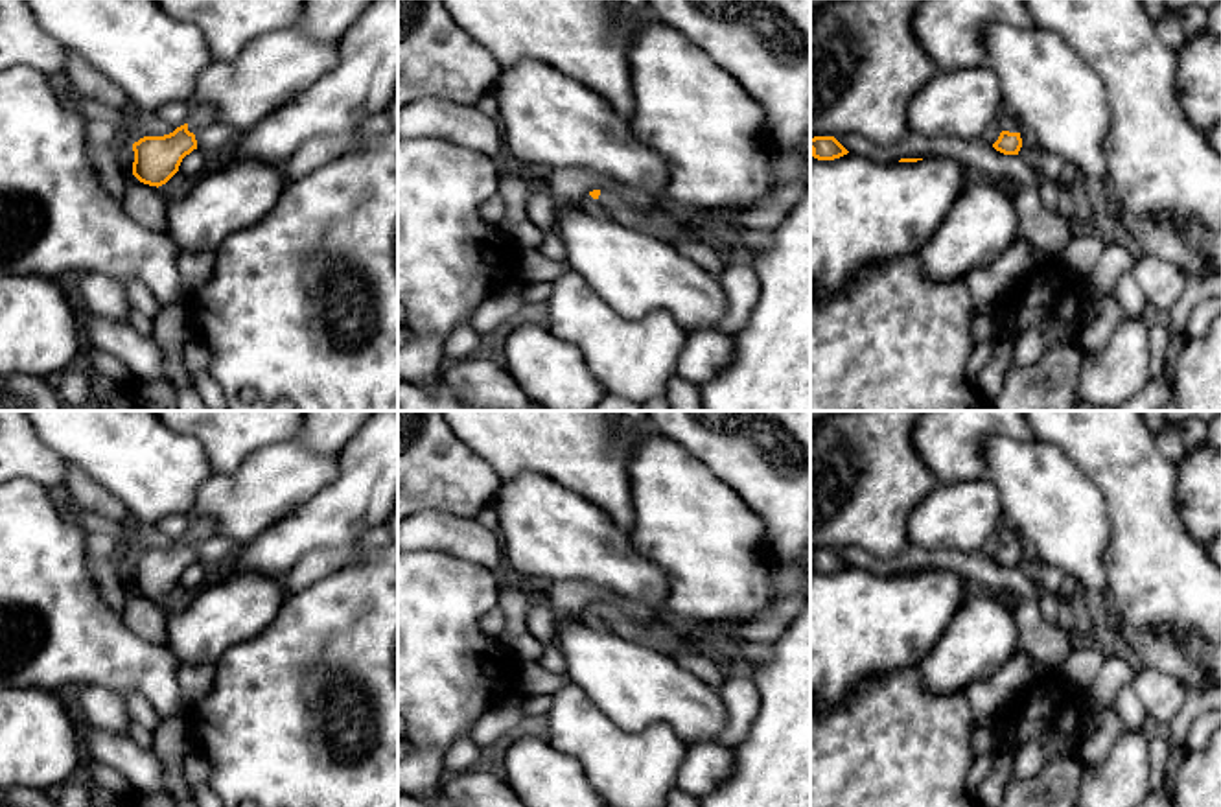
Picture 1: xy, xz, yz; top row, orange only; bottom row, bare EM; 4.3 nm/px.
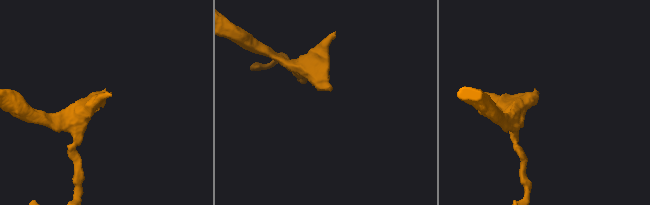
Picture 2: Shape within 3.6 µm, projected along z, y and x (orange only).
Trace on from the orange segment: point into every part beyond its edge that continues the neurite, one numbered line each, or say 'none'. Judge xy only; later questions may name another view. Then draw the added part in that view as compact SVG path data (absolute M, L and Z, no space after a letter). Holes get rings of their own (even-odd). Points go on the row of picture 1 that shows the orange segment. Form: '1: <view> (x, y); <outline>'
1: xy (199, 116); M195 105L190 109L188 131L195 133L217 122L217 114L210 105Z

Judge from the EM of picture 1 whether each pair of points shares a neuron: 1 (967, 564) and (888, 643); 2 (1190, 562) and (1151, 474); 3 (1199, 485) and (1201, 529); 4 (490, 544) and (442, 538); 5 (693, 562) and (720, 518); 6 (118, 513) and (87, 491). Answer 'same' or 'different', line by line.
1: different
2: same
3: same
4: same
5: same
6: same

